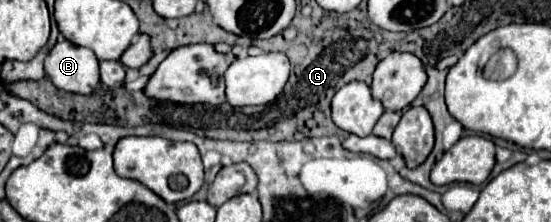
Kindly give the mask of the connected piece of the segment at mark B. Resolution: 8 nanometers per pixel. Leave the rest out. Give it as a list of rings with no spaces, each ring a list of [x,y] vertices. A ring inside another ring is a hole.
[[[59,40],[45,58],[45,74],[59,90],[91,94],[99,84],[99,62],[93,50]]]

